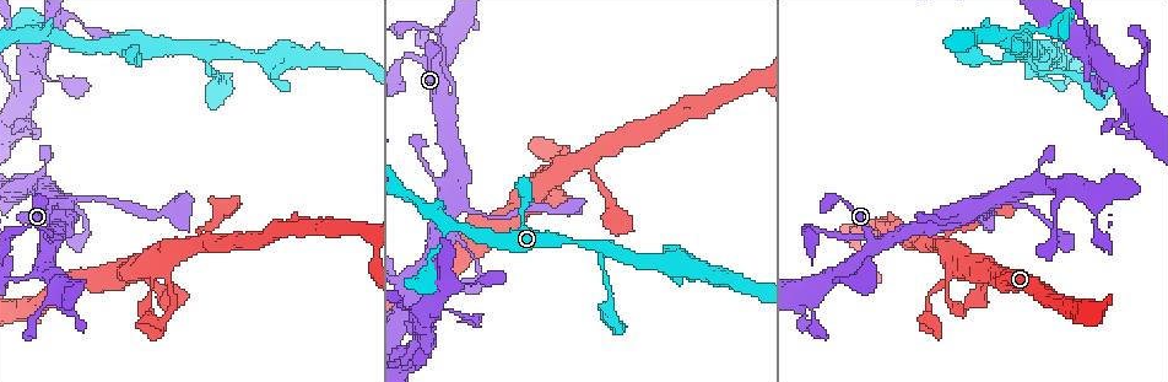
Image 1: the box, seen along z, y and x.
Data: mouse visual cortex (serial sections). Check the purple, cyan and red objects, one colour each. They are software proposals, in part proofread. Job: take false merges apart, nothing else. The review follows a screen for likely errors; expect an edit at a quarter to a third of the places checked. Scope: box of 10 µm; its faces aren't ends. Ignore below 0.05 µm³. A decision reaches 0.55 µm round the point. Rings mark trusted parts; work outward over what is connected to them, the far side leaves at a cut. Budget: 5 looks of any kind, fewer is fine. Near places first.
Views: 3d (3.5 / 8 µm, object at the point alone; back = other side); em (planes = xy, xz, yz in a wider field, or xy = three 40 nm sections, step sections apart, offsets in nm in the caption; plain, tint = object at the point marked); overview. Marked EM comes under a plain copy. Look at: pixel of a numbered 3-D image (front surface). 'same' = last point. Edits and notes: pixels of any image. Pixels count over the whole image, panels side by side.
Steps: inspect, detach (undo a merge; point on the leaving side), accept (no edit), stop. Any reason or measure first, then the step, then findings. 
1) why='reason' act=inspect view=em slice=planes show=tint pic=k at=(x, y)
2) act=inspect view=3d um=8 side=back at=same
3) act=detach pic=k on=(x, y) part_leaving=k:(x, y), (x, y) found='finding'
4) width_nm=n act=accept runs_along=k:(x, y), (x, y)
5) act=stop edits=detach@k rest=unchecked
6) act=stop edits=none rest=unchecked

why='four-way junction' act=inspect view=3d um=3.5 pic=1 at=(49, 243)

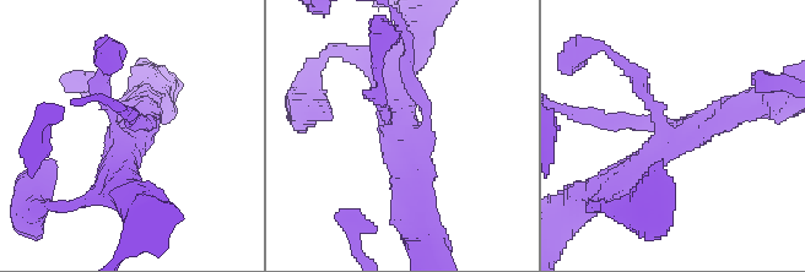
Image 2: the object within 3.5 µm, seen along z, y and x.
arms=4 arm_widths_nm=150,150,350,350 act=inspect view=em slice=xy step=3 show=tint pic=2 at=(694, 135)

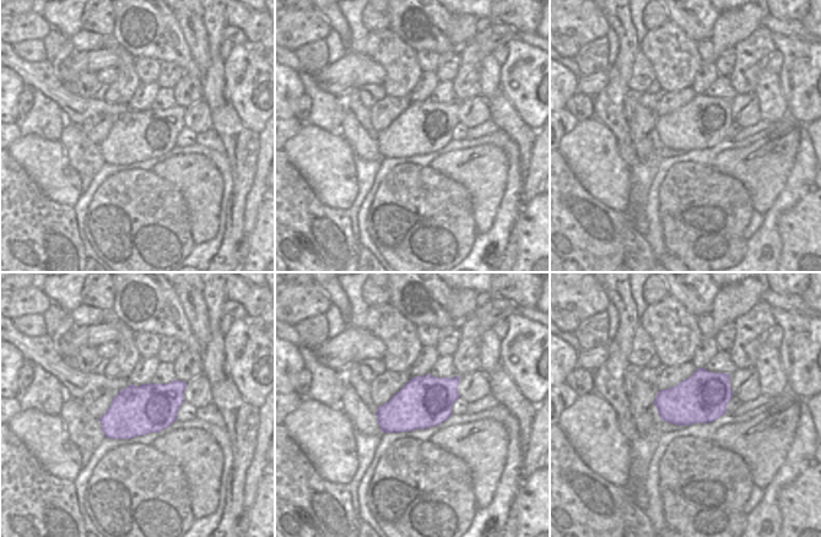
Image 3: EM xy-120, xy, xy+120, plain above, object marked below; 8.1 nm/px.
why='cut it another way' act=inspect view=em slice=xy step=5 show=tint at=same

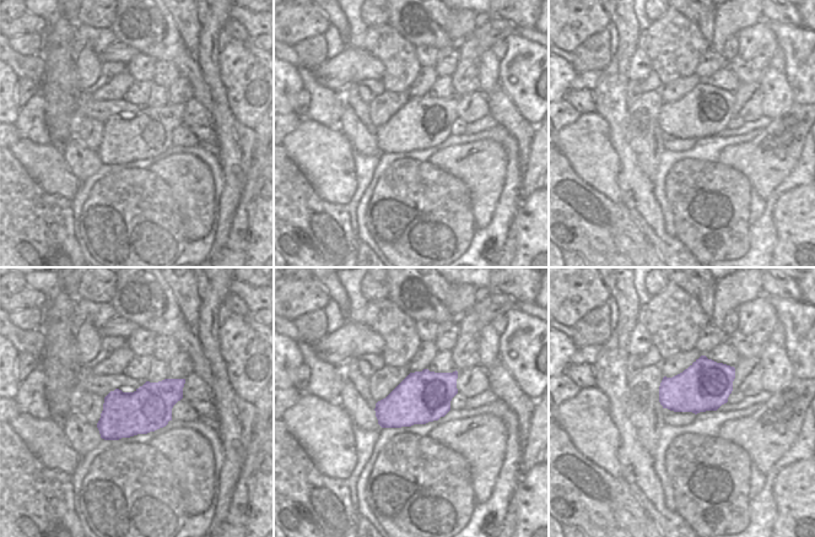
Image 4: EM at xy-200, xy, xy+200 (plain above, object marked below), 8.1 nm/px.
act=accept runs_along=2:(381, 104), (414, 163), (417, 217) found='all the same cell'

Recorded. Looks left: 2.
why='calibre changes' act=inspect view=3d um=8 pic=1 at=(163, 267)

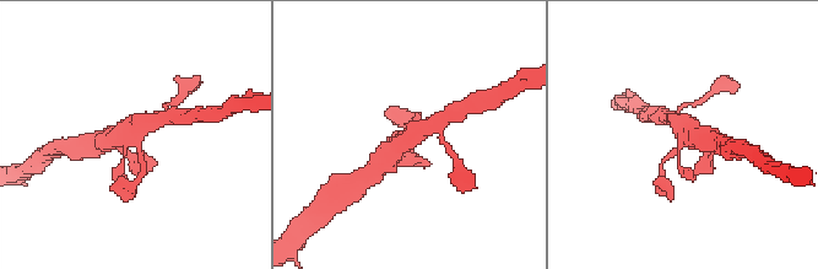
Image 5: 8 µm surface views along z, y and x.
arms=4 arm_widths_nm=150,200,500,600 why='need the tissue' act=inspect view=em slice=xy step=2 show=tint at=same

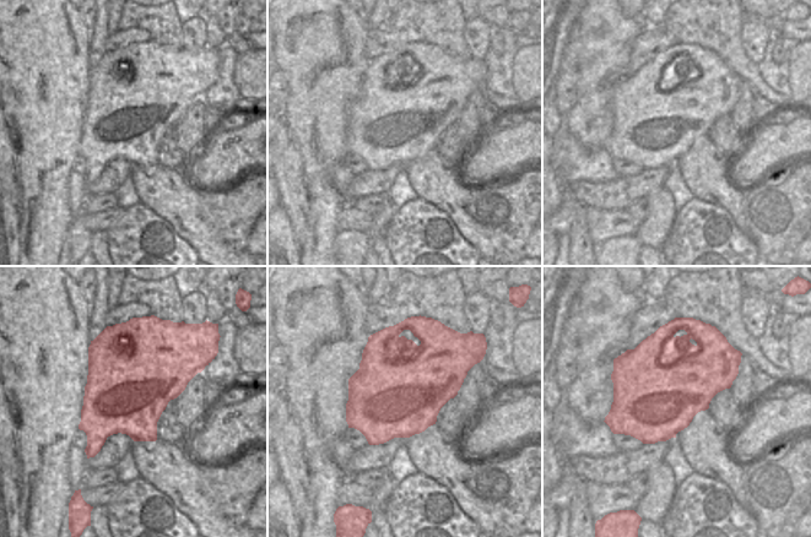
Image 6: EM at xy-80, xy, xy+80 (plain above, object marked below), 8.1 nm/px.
act=accept found='one cell here'

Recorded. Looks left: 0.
act=stop edits=none rest=unchecked

